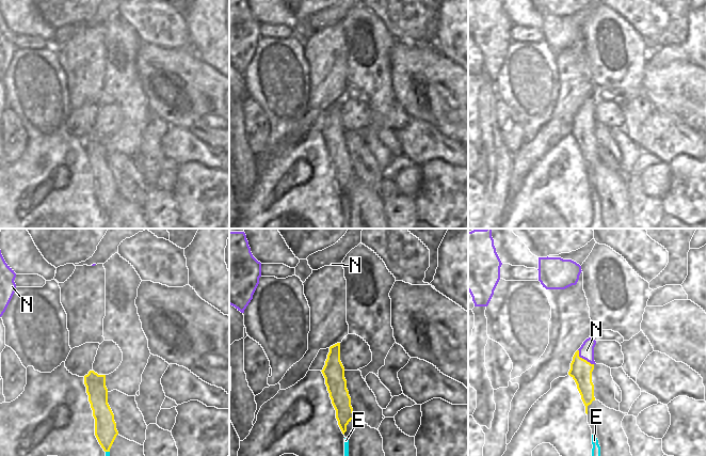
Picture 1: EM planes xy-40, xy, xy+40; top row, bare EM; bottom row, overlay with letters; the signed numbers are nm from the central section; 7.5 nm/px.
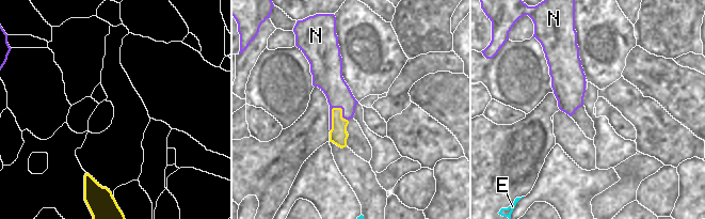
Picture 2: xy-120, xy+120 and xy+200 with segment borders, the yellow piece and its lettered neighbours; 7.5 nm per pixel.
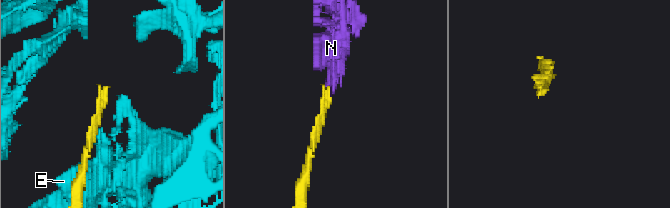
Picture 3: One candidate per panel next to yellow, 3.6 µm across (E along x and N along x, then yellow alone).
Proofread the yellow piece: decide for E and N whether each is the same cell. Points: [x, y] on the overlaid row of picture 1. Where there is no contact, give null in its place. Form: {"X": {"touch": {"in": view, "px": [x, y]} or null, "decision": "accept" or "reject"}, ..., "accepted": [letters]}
{"E": {"touch": {"in": "xy-40", "px": [108, 451]}, "decision": "reject"}, "N": {"touch": {"in": "xy+40", "px": [583, 359]}, "decision": "reject"}, "accepted": []}

